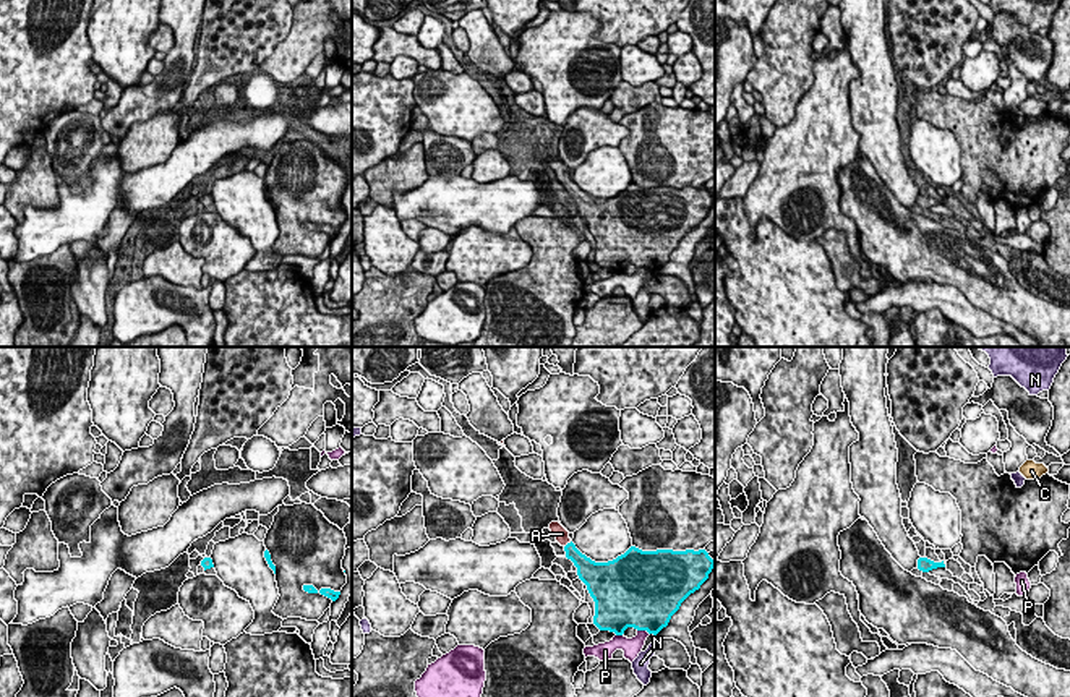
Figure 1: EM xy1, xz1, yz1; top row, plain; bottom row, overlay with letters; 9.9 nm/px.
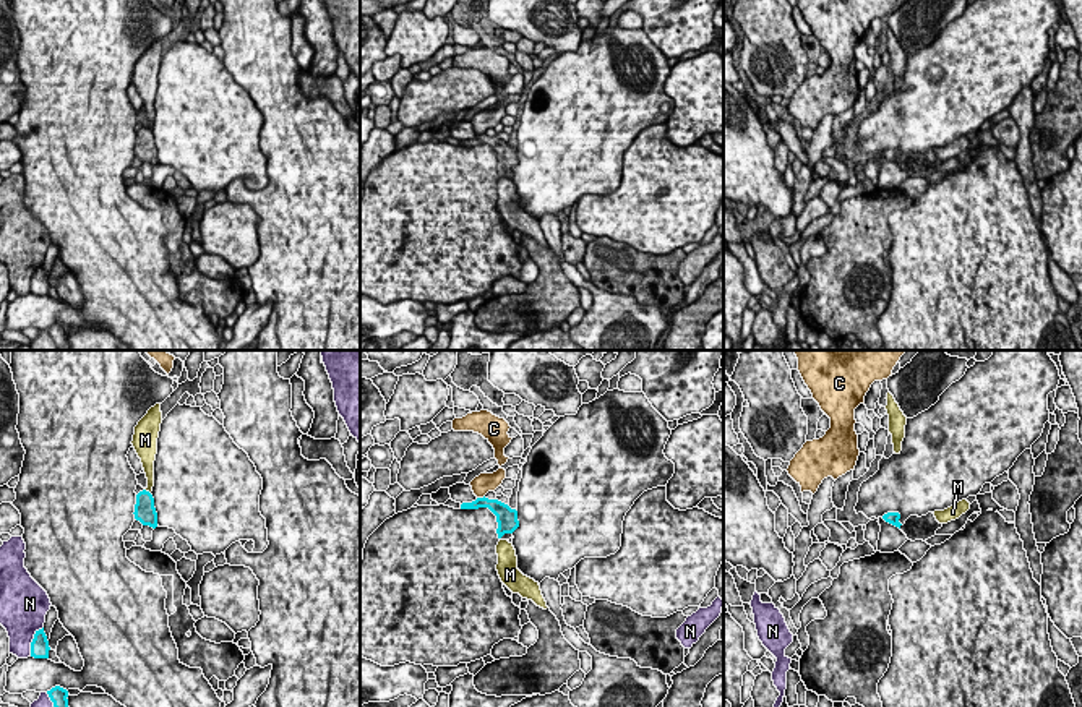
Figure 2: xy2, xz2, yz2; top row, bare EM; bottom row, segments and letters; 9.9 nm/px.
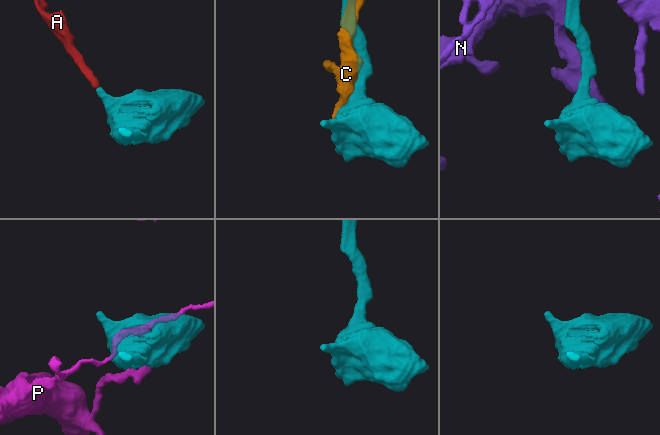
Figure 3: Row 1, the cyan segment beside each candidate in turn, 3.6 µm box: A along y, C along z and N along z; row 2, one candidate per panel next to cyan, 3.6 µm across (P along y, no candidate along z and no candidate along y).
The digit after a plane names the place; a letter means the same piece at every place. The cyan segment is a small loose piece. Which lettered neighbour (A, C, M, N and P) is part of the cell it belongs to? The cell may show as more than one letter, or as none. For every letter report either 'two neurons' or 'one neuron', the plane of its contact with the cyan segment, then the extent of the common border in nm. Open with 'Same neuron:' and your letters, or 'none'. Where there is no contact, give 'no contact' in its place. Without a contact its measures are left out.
Same neuron: A
A: one neuron | xz1 | 100 nm
C: two neurons | xz2 | 90 nm
M: two neurons | xy2 | 80 nm
N: two neurons | xy2 | 340 nm
P: two neurons | xz1 | 140 nm

